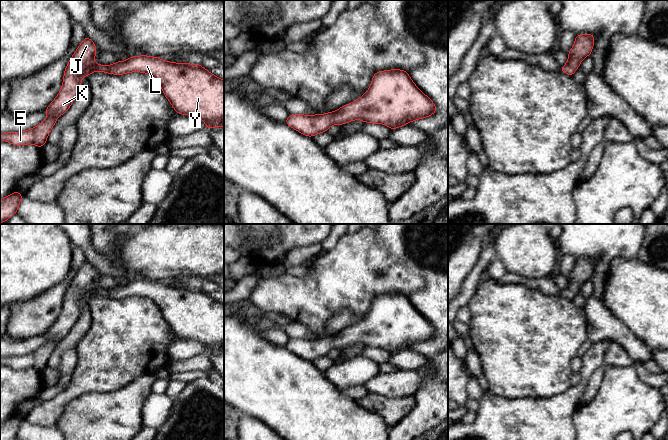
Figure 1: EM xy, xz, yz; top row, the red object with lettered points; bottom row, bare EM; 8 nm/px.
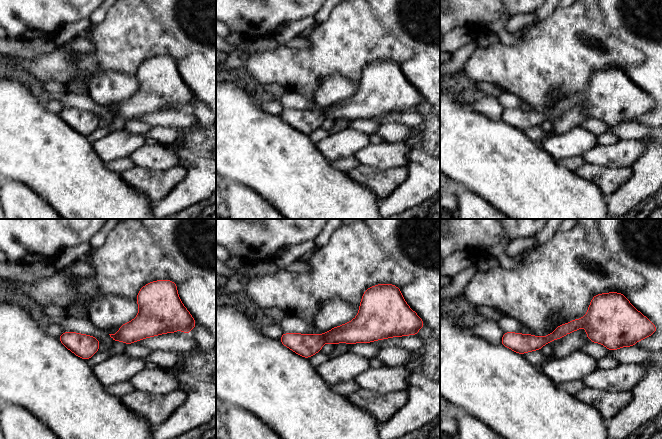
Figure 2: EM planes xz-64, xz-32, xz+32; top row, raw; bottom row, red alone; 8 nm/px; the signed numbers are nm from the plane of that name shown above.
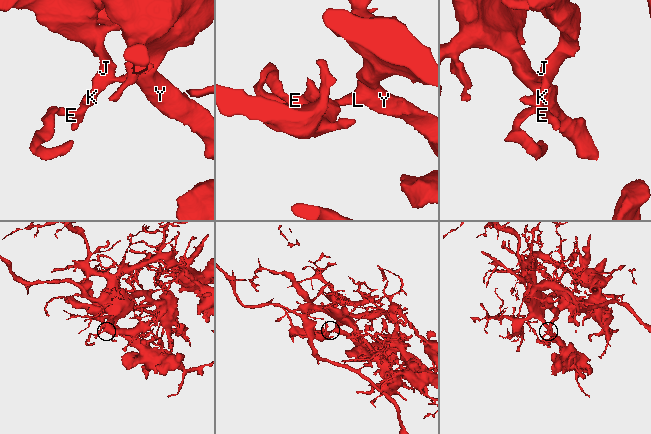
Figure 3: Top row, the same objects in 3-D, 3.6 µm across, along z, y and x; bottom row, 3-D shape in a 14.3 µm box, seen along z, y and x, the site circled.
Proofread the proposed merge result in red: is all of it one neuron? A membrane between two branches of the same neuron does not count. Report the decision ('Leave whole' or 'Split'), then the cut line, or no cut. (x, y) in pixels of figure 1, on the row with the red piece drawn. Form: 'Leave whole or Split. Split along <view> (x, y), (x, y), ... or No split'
Leave whole. No split

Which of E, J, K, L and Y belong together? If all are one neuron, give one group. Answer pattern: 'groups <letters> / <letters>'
groups E J K L Y

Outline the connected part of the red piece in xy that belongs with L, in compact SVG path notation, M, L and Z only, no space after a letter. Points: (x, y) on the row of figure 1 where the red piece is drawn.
M86 36L65 68L58 95L44 110L48 117L32 129L3 133L0 140L16 146L33 144L41 149L56 119L65 114L79 95L82 77L98 71L114 75L131 72L149 74L158 81L178 114L200 118L209 130L224 127L224 80L200 64L175 63L140 55L104 66L94 62L96 53L95 43Z

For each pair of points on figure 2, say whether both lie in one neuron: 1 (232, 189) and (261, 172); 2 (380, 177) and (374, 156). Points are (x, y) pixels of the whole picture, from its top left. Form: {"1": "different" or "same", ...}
{"1": "different", "2": "different"}

